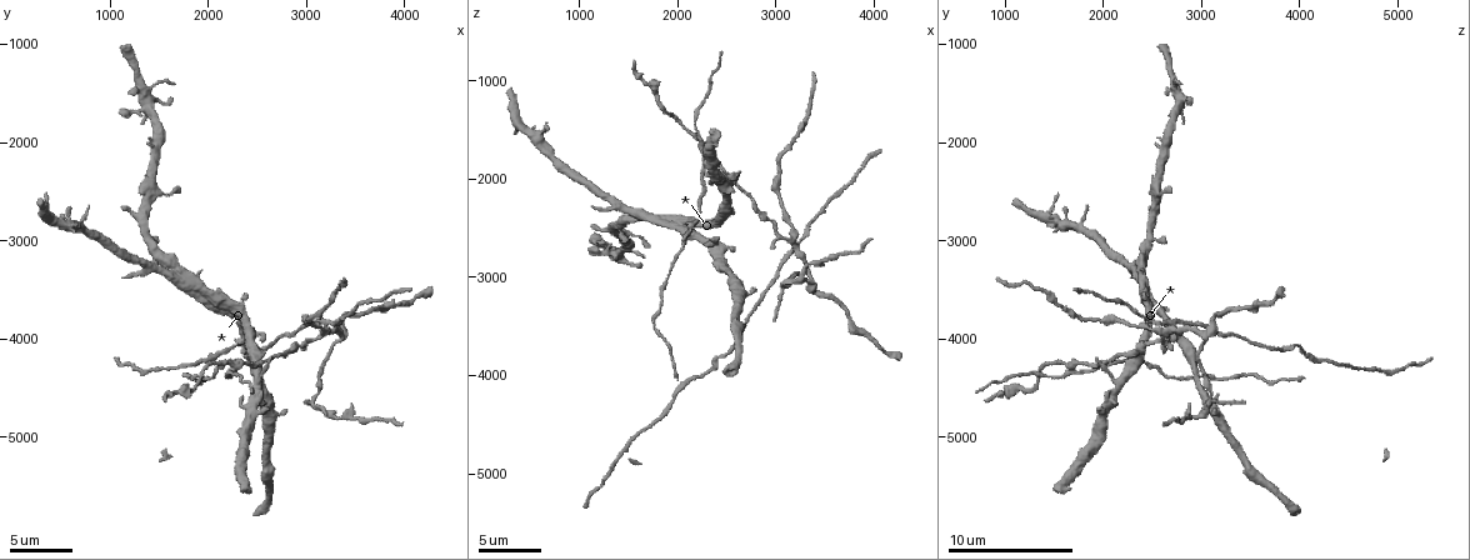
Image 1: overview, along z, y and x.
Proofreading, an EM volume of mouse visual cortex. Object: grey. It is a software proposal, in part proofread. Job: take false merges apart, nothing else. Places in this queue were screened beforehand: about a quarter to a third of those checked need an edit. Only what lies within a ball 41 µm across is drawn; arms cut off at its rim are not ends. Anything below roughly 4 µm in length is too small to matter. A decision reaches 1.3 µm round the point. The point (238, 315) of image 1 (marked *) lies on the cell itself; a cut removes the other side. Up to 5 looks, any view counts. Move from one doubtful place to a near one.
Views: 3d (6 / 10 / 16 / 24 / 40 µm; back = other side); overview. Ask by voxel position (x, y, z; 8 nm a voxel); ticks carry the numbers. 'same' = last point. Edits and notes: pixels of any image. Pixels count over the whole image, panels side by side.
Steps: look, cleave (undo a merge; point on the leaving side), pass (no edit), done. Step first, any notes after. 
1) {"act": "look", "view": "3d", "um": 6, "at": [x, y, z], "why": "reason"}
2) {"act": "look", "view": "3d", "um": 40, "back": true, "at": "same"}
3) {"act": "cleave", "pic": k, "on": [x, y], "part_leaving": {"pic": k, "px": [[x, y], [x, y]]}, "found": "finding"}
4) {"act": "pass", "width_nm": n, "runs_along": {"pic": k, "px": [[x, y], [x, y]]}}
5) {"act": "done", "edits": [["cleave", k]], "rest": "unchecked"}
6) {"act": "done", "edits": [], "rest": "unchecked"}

{"act": "look", "view": "3d", "um": 16, "at": [3220, 3880, 2720], "why": "small branch off a trunk"}

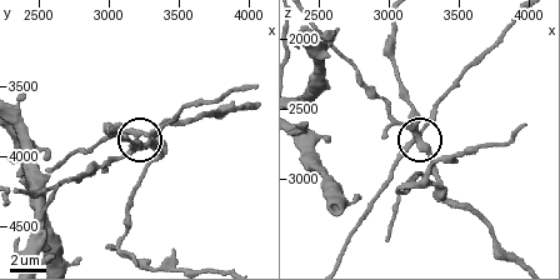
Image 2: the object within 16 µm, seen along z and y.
{"act": "cleave", "pic": 2, "on": [153, 134], "side_arm_um": 19, "arms": 4, "found": "two cells meet here"}

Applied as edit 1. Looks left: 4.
{"act": "look", "view": "3d", "um": 6, "at": [1460, 3200, 2400]}

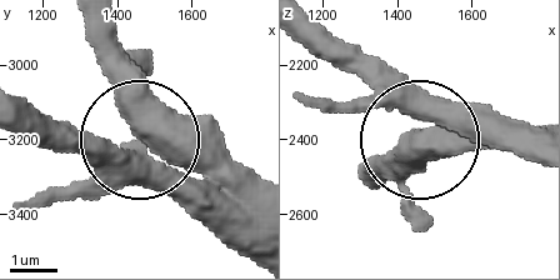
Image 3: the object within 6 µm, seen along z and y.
{"act": "pass", "runs_along": {"pic": 3, "px": [[249, 220], [145, 140], [74, 149]]}, "found": "continuous, no second cell"}

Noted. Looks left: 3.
{"act": "look", "view": "3d", "um": 10, "at": [3100, 4560, 3080], "why": "narrows sharply"}

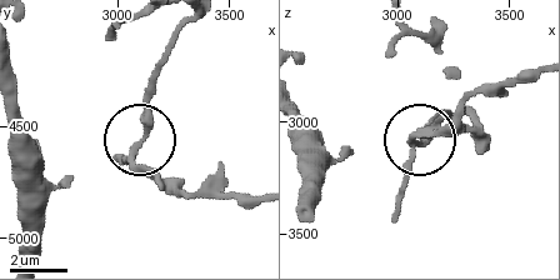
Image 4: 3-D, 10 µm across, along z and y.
{"act": "look", "view": "3d", "um": 6, "at": [3100, 4560, 3080]}

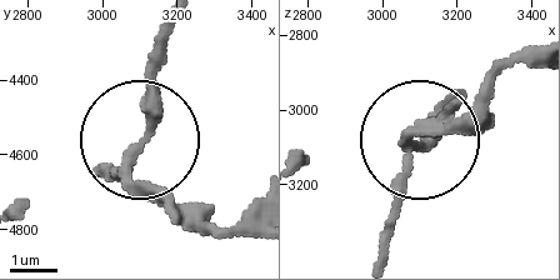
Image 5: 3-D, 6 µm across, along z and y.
{"act": "pass", "arms": 3, "found": "continuous, no second cell"}

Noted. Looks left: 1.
{"act": "done", "edits": [["cleave", 2]], "rest": "unchecked"}

